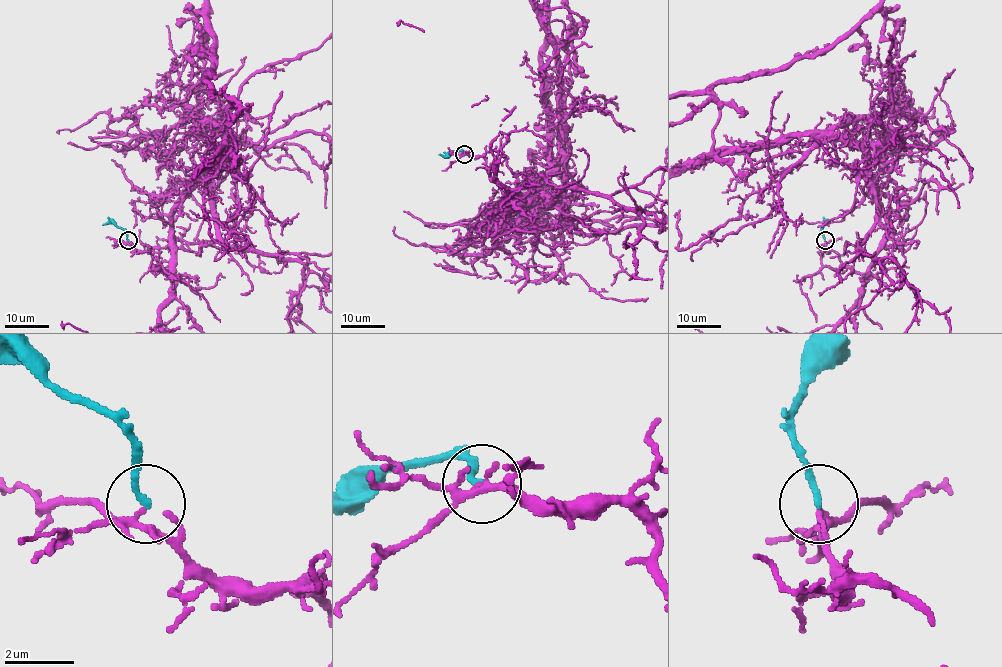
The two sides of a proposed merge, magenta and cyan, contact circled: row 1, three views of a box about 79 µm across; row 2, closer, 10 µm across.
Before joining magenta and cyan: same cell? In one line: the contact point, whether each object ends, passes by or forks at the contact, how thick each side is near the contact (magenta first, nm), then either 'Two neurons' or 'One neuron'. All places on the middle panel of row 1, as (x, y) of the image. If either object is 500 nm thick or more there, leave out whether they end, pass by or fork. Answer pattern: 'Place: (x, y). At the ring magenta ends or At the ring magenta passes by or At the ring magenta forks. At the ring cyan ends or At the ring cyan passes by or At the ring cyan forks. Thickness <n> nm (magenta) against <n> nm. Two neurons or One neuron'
Place: (464, 154). At the ring magenta forks. At the ring cyan ends. Thickness 130 nm (magenta) against 180 nm. Two neurons

